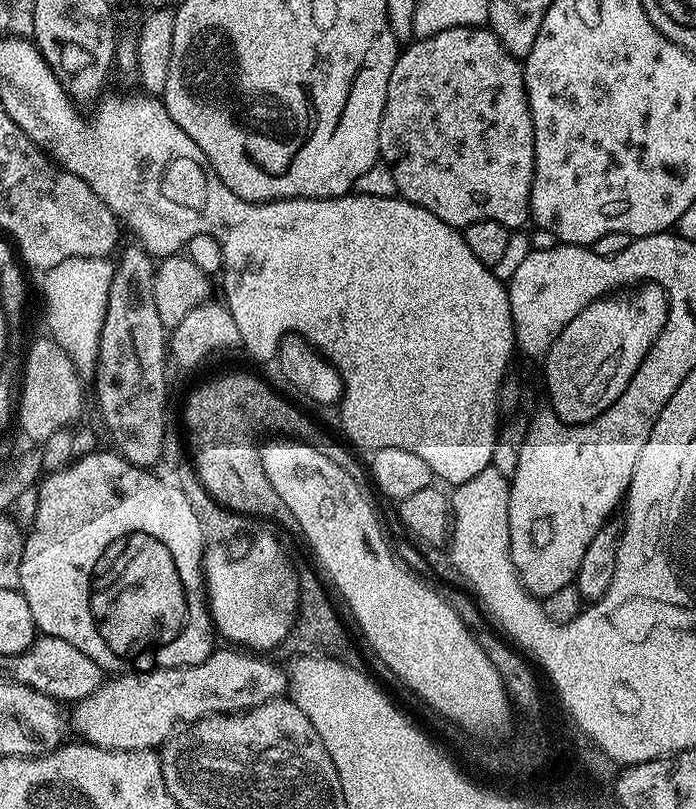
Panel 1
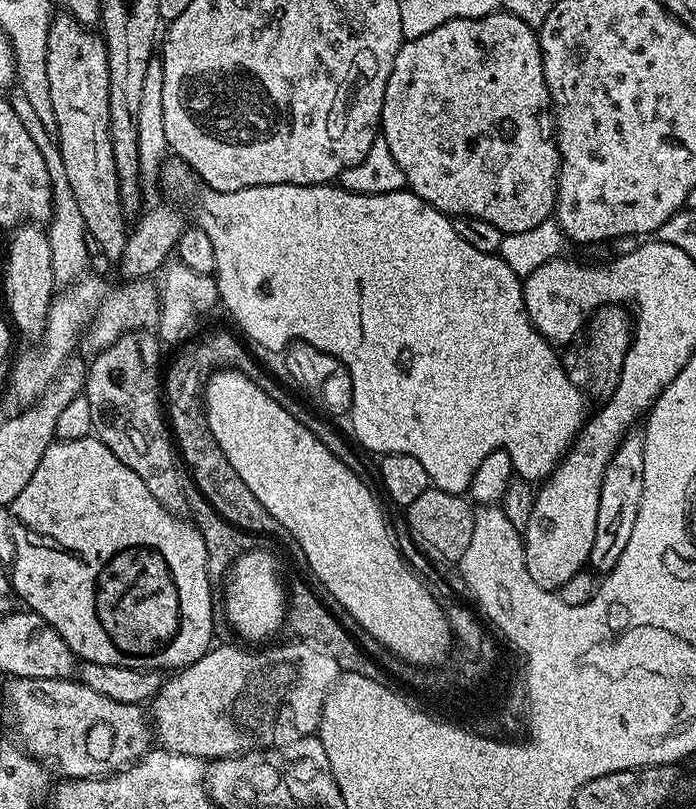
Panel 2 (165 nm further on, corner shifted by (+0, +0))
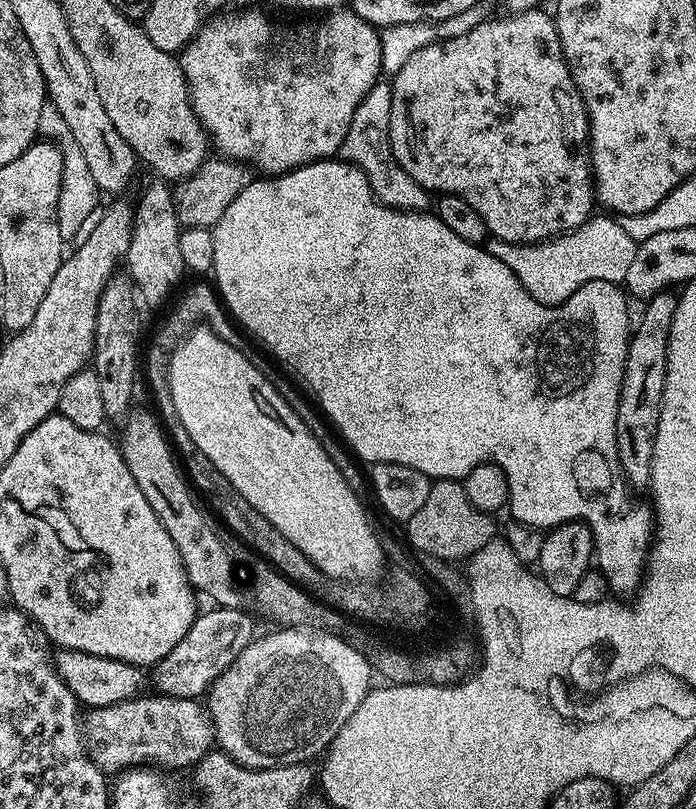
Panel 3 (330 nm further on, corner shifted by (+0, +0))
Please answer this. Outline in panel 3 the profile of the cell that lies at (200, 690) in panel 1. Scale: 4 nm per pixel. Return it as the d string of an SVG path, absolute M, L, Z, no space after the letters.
M280 626L272 631L276 632L270 633L269 636L257 635L253 638L246 646L246 650L242 650L242 654L238 654L234 663L212 683L212 687L206 693L208 717L212 720L214 740L219 751L225 752L227 756L234 758L247 768L277 768L291 764L308 764L315 756L323 757L327 753L328 745L338 734L338 730L342 730L342 726L350 718L350 714L354 714L354 710L358 710L362 698L366 698L366 694L374 684L372 681L374 673L369 657L354 650L354 646L350 646L342 637L336 636L333 632L323 632L321 628L290 628L287 626Z

